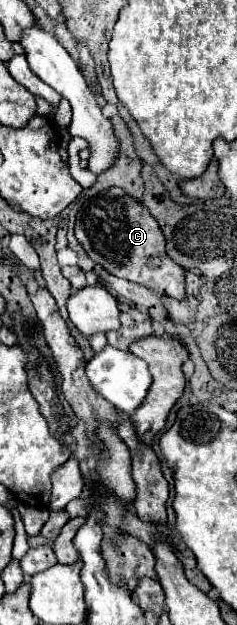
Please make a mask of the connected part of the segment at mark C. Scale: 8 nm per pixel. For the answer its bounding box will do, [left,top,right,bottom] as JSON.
[75,187,185,299]

